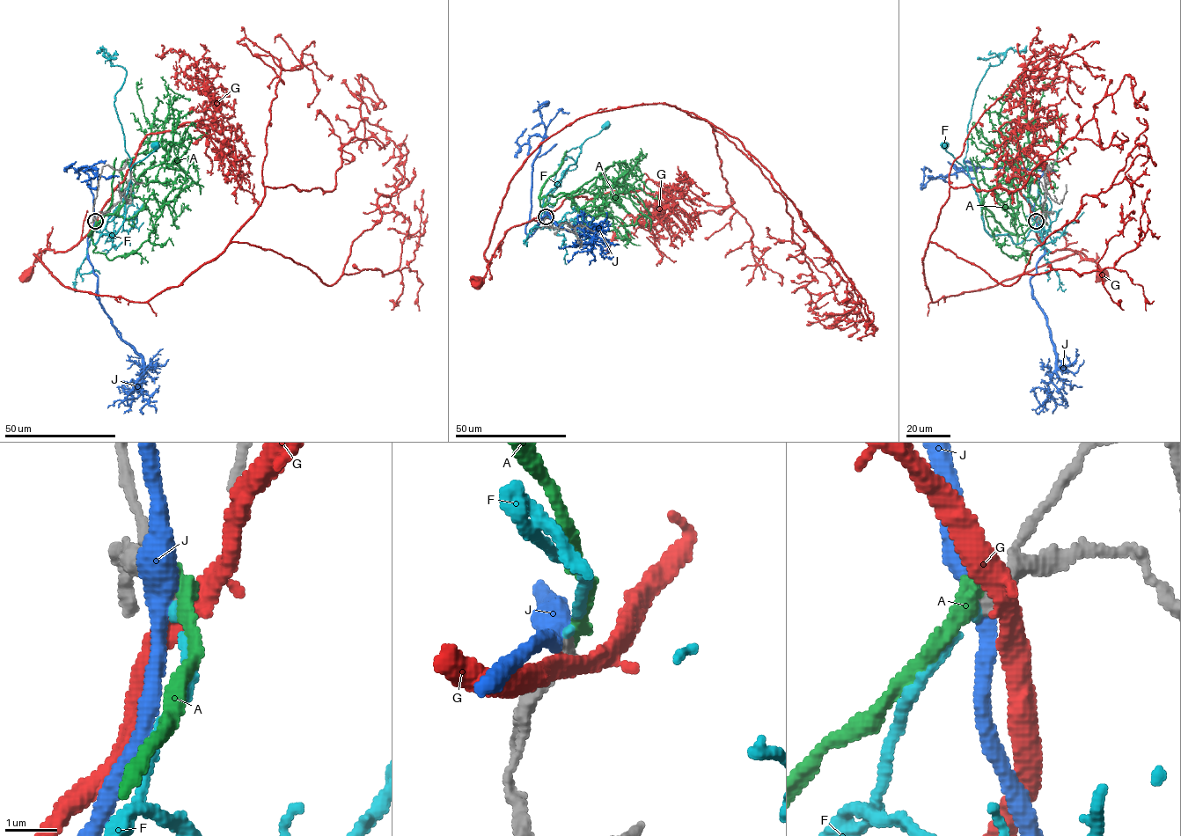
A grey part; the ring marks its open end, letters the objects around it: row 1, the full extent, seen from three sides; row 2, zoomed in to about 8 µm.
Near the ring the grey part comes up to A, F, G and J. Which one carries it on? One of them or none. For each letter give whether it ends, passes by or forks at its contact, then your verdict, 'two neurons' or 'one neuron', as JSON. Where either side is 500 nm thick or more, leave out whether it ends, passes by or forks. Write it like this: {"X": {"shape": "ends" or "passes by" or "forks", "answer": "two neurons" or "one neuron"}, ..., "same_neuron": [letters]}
{"A": {"shape": "ends", "answer": "two neurons"}, "F": {"shape": "ends", "answer": "one neuron"}, "G": {"shape": "forks", "answer": "two neurons"}, "J": {"shape": "passes by", "answer": "two neurons"}, "same_neuron": ["F"]}

